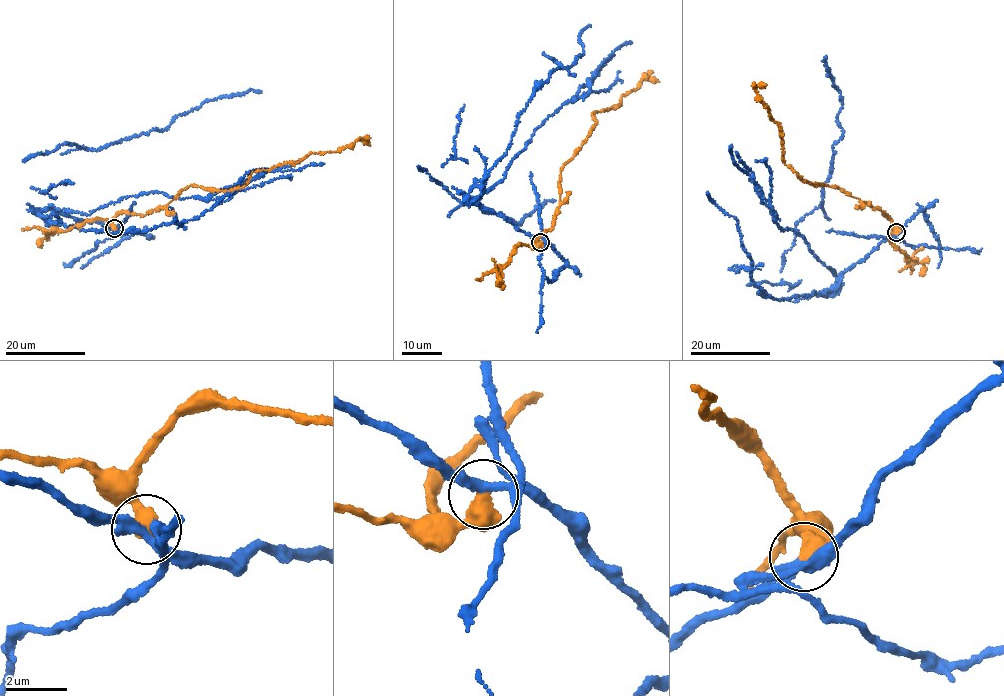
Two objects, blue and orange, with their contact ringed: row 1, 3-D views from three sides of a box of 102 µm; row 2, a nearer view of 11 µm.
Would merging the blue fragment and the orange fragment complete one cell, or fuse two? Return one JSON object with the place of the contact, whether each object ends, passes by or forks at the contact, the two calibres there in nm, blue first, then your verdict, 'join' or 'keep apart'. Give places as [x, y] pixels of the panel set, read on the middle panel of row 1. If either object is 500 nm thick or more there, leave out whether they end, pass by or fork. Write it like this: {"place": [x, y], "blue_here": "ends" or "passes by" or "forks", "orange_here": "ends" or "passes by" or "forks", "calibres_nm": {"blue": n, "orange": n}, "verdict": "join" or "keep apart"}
{"place": [540, 242], "calibres_nm": {"blue": 240, "orange": 600}, "verdict": "keep apart"}

